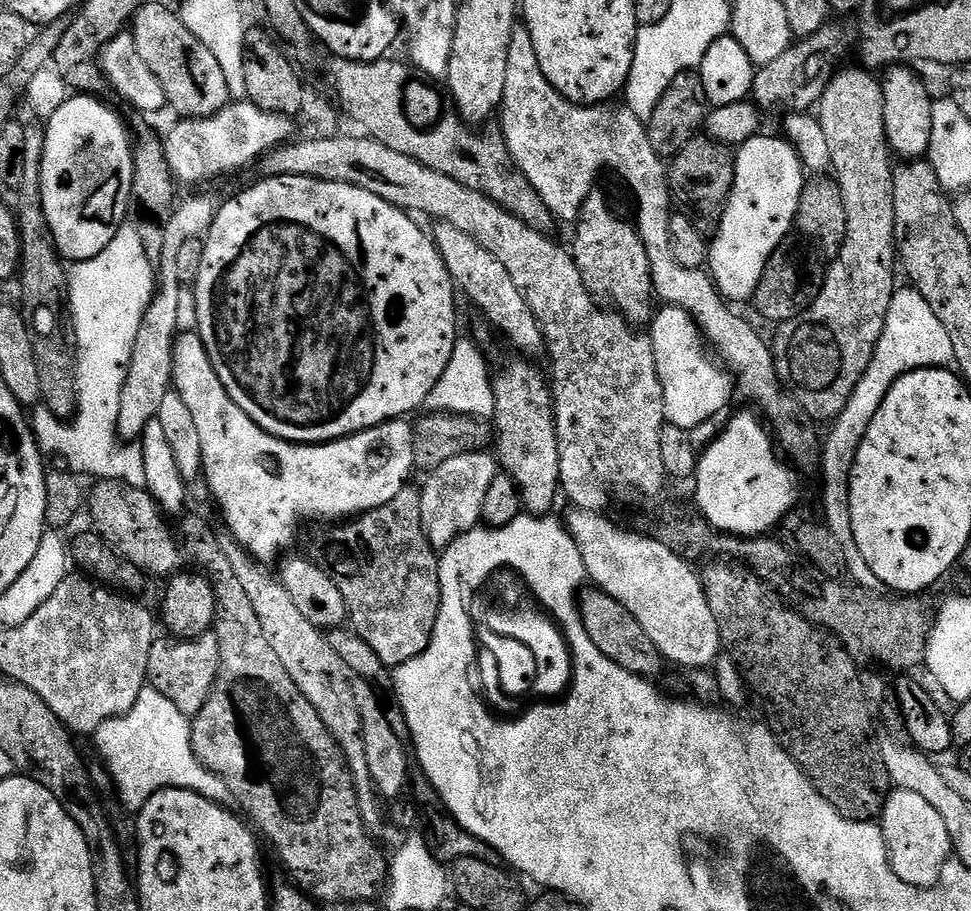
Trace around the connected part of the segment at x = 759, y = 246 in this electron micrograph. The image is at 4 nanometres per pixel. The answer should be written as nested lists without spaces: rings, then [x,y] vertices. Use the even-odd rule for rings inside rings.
[[[761,134],[750,142],[739,145],[736,152],[734,186],[724,209],[724,216],[720,219],[720,227],[711,237],[706,265],[720,295],[728,302],[751,301],[755,297],[758,282],[766,270],[766,262],[783,245],[780,243],[787,238],[788,231],[793,231],[796,223],[798,202],[802,198],[806,169],[796,153],[795,146],[787,139],[780,136],[779,138]]]

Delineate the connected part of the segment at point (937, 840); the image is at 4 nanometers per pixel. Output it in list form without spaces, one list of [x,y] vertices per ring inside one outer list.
[[[904,786],[897,792],[896,789],[889,791],[878,823],[884,831],[888,861],[894,874],[915,888],[935,888],[940,883],[946,862],[953,855],[950,834],[938,810],[930,806],[922,794],[914,794],[911,787]]]

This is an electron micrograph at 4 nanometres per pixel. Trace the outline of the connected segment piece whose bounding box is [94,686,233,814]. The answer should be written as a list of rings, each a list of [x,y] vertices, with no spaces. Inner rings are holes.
[[[145,686],[138,702],[124,716],[102,722],[94,734],[96,748],[104,755],[120,800],[132,811],[139,813],[144,804],[163,788],[185,788],[202,794],[202,798],[225,806],[233,803],[230,786],[200,763],[192,749],[192,726],[189,717],[174,706],[168,698]]]

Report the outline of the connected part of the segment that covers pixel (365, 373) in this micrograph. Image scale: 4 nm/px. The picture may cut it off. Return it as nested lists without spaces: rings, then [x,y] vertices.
[[[269,175],[268,180],[261,184],[256,184],[253,188],[248,188],[245,192],[237,194],[233,200],[228,200],[219,205],[216,210],[216,217],[210,226],[207,236],[203,237],[204,253],[202,254],[202,266],[198,272],[197,280],[194,283],[194,293],[196,298],[198,331],[202,342],[206,346],[206,354],[214,366],[214,374],[218,374],[218,382],[226,386],[226,394],[230,394],[233,402],[240,407],[244,413],[251,418],[262,430],[266,430],[270,435],[278,437],[280,440],[288,440],[291,444],[323,444],[329,440],[341,440],[344,436],[352,436],[356,432],[365,432],[368,428],[377,428],[387,420],[398,420],[407,417],[407,412],[412,412],[424,408],[426,398],[430,390],[434,390],[436,383],[442,378],[446,366],[450,362],[450,354],[454,350],[458,333],[456,333],[456,296],[457,289],[454,287],[450,274],[438,254],[435,243],[427,231],[423,232],[415,224],[413,217],[405,212],[403,208],[395,208],[390,202],[378,198],[378,194],[370,194],[370,190],[362,190],[358,186],[349,184],[339,184],[329,180],[315,180],[305,176],[273,176]]]

